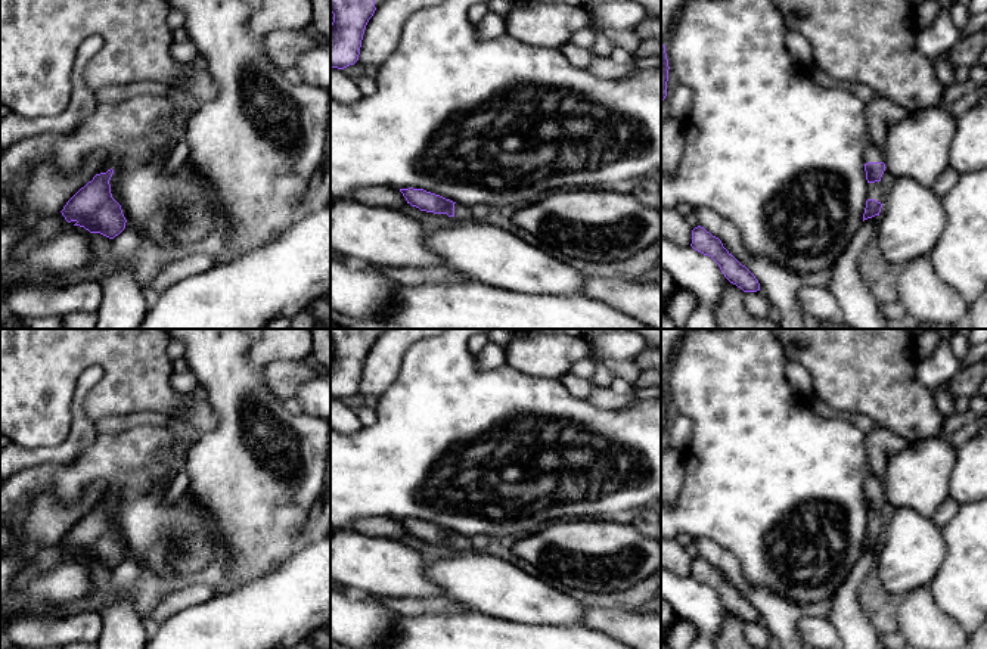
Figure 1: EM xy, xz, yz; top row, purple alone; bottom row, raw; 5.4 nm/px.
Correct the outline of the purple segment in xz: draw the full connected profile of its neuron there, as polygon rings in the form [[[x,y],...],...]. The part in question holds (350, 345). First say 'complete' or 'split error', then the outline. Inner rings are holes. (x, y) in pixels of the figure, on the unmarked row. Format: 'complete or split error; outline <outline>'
complete; outline [[[330,329],[332,398],[344,400],[359,391],[363,364],[375,341],[375,329]]]

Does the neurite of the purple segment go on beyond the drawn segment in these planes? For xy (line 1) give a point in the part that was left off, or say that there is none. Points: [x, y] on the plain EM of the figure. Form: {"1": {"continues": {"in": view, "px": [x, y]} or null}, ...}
{"1": {"continues": null}}

